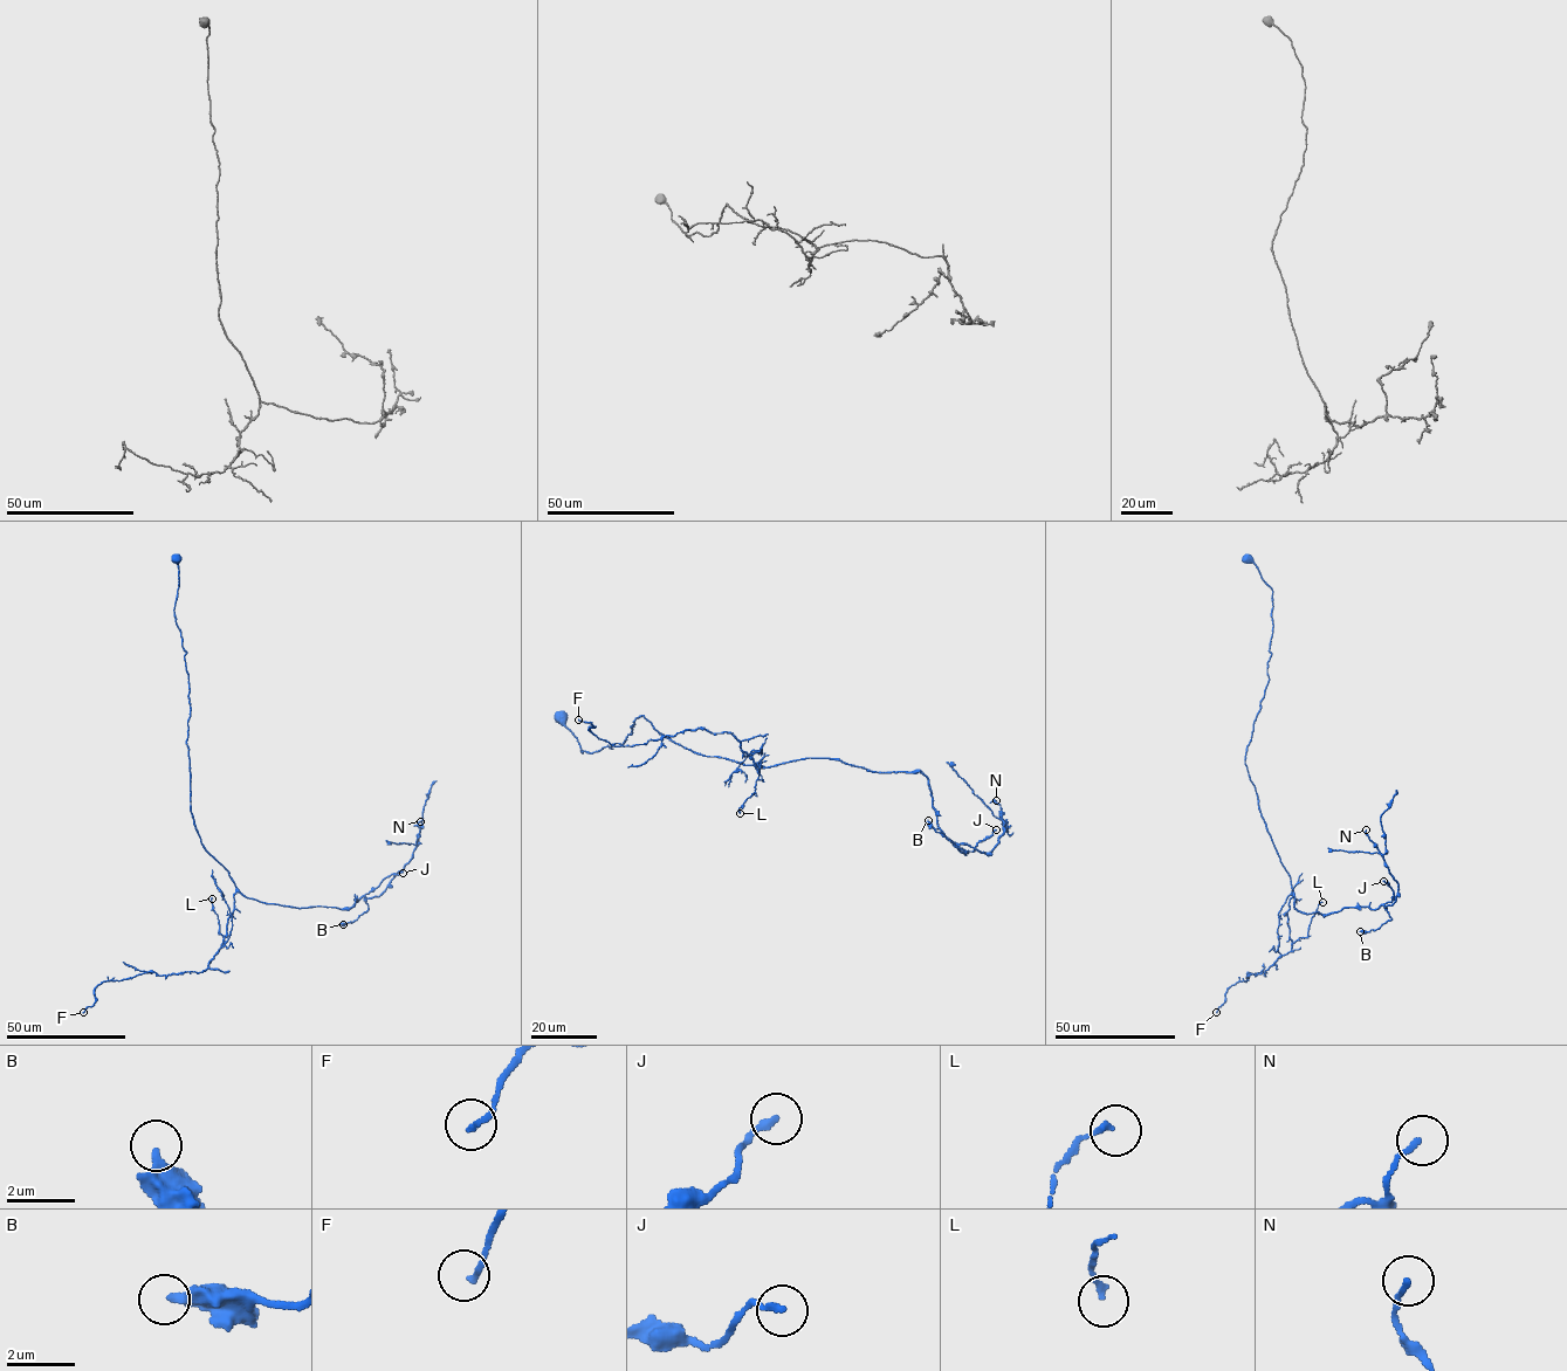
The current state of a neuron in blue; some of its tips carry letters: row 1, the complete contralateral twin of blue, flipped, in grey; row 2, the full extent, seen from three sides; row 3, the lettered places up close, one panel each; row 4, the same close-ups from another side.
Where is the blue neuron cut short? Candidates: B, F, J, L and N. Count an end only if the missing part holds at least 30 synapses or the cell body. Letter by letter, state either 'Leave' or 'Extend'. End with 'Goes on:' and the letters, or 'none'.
B: Leave
F: Leave
J: Leave
L: Leave
N: Leave
Goes on: none

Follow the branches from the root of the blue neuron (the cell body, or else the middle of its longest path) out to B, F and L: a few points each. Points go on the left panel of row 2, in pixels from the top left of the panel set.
B: (174, 559), (190, 810), (201, 845), (248, 898), (350, 908), (364, 897), (369, 909), (343, 924)
F: (174, 559), (190, 810), (235, 886), (234, 911), (205, 970), (103, 982), (83, 1012)
L: (174, 559), (174, 617), (190, 688), (190, 810), (203, 846), (236, 889), (224, 938), (212, 898)

